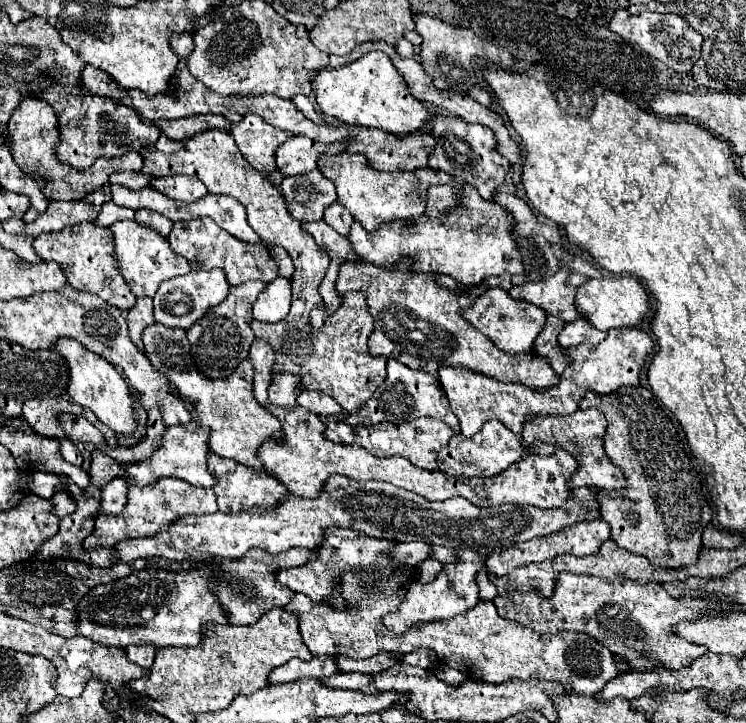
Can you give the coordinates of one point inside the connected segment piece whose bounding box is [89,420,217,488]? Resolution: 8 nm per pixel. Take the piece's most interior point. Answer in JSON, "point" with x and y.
{"point":[184,452]}

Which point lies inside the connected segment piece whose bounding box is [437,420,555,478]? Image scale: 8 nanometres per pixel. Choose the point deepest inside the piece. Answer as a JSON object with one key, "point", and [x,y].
{"point":[494,448]}

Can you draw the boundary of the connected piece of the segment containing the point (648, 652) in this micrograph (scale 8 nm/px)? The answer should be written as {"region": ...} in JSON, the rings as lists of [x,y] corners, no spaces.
{"region":[[[571,572],[559,574],[555,594],[549,600],[541,598],[535,590],[531,590],[515,592],[513,596],[497,596],[495,606],[501,618],[525,624],[543,634],[559,630],[585,632],[595,640],[603,642],[603,646],[609,648],[615,656],[625,658],[635,670],[647,672],[659,666],[669,670],[681,670],[699,656],[703,656],[707,648],[675,636],[675,626],[679,622],[691,622],[693,618],[697,620],[711,610],[717,610],[717,604],[705,600],[673,600],[661,584],[641,586],[631,580],[617,580],[609,584],[601,578],[577,576]]]}

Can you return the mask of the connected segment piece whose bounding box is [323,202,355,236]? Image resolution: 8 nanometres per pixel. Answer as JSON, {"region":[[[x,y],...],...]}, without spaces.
{"region":[[[335,202],[335,204],[329,206],[329,208],[325,208],[323,220],[325,220],[329,226],[333,226],[341,236],[347,236],[351,224],[355,222],[353,216],[351,216],[351,212],[349,212],[345,206],[341,206],[339,202]]]}

